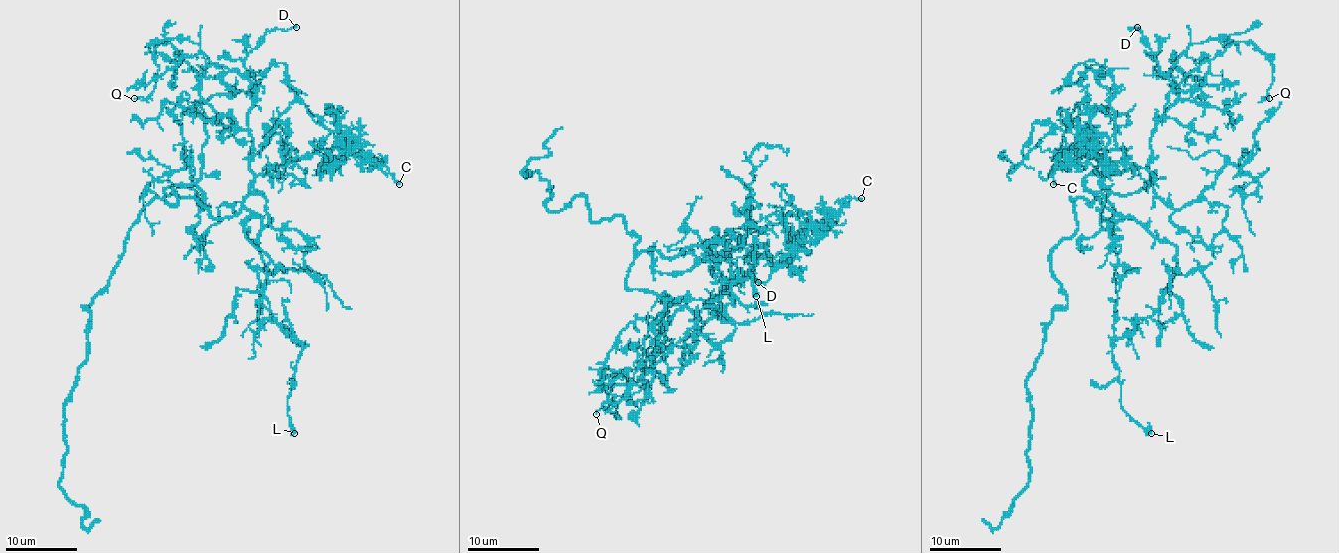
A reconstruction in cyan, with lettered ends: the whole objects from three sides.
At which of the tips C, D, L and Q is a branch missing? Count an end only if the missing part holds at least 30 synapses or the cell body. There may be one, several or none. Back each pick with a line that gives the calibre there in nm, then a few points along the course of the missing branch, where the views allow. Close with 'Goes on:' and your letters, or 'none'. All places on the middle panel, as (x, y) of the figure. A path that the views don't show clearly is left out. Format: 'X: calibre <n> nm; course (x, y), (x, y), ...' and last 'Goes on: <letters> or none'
Goes on: none

